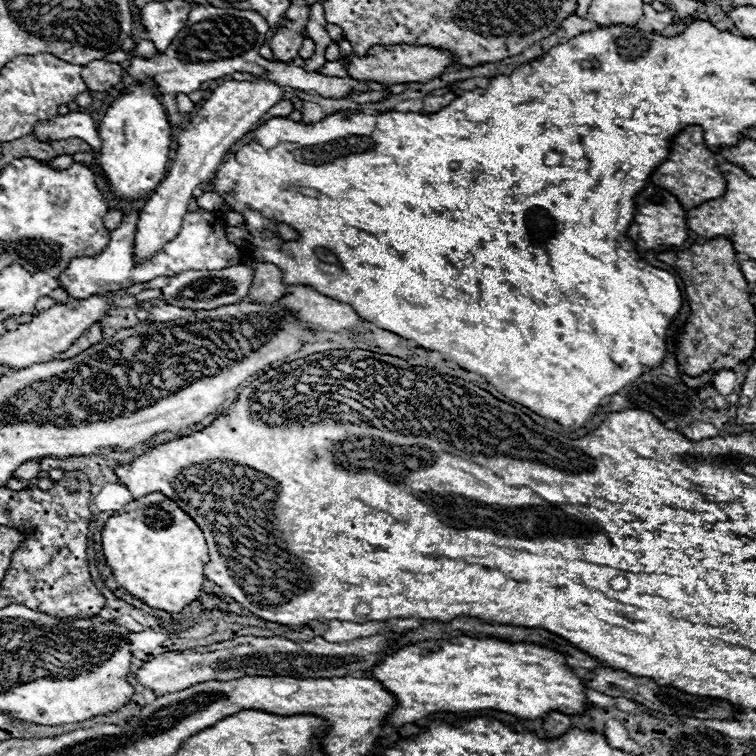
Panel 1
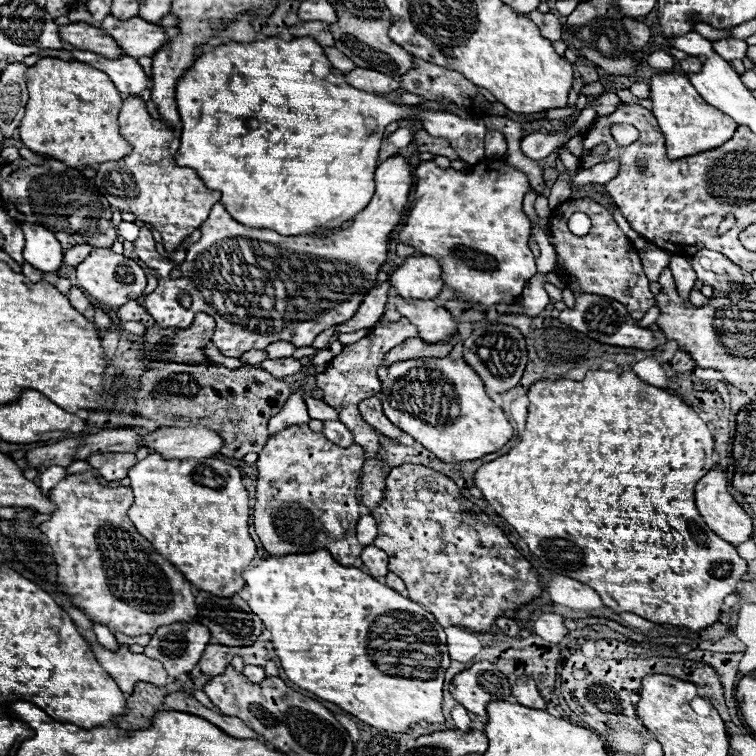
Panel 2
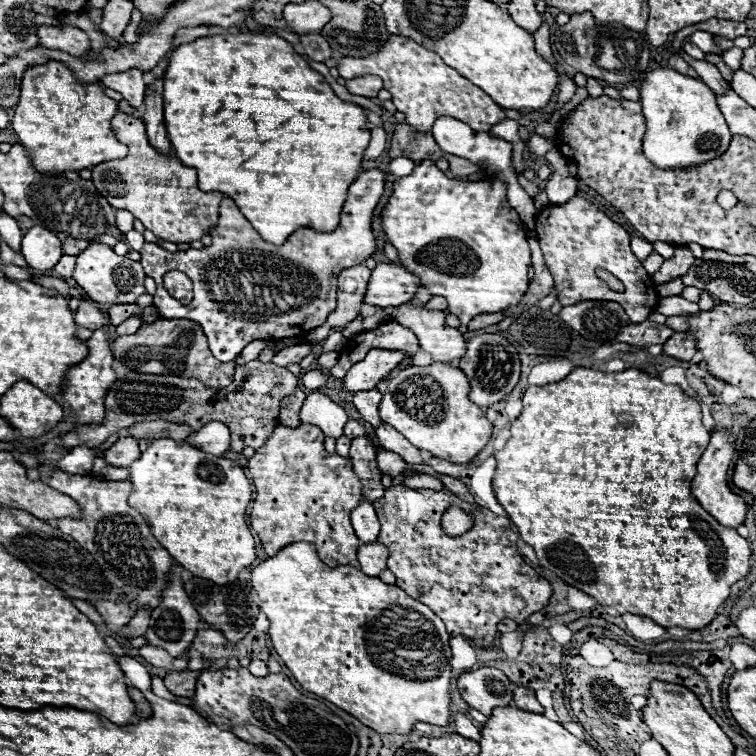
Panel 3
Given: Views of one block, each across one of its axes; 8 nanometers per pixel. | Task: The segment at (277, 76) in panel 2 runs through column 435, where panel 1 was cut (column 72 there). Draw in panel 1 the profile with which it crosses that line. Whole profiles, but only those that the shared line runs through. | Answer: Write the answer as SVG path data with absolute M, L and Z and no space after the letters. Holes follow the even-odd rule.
M68 112L64 116L56 116L50 122L42 122L36 124L34 134L40 140L52 138L52 140L60 140L60 138L82 138L92 148L94 153L100 152L101 142L98 131L92 122L92 116L86 112Z

